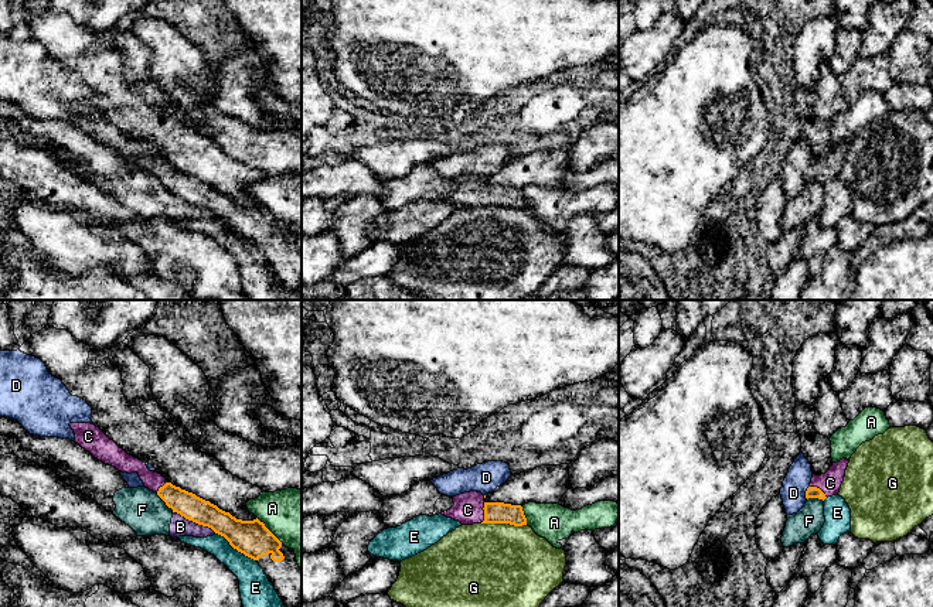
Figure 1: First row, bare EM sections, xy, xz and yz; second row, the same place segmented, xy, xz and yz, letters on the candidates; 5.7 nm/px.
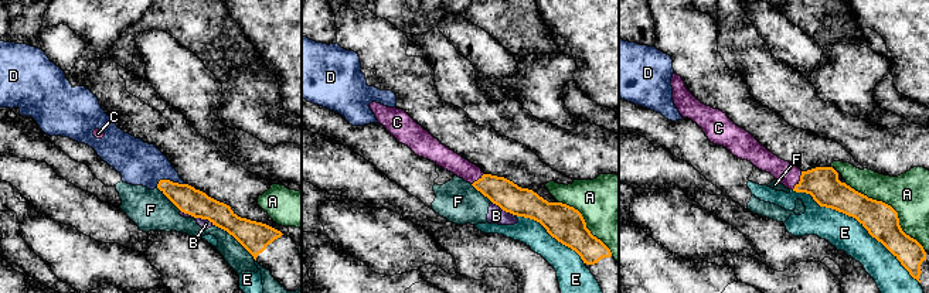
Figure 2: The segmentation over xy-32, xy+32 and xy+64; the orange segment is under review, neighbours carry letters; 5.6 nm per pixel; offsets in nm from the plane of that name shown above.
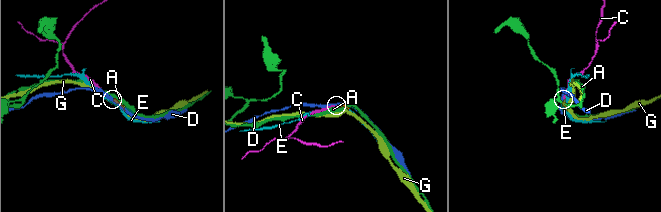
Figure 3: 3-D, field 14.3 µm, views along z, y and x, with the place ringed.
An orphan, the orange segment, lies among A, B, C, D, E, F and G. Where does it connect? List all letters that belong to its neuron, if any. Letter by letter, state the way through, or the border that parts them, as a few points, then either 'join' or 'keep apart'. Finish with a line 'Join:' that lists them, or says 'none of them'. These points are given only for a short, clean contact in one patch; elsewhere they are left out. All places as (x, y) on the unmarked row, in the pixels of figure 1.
A: keep apart
B: along xy (173, 194), (207, 208), (215, 215) | keep apart
C: across xz (494, 195), (484, 195), (467, 193) | join
D: keep apart
E: keep apart
F: keep apart
G: keep apart
Join: C

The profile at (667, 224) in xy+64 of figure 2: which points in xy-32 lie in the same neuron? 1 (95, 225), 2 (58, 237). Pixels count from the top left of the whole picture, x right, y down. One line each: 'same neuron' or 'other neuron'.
1: other neuron
2: same neuron

